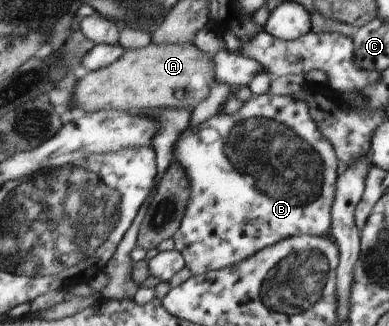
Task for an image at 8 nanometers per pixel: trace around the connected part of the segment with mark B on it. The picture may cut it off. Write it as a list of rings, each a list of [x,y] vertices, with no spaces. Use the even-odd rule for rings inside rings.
[[[253,95],[235,113],[216,113],[194,129],[186,127],[176,141],[174,161],[184,167],[190,181],[190,199],[179,231],[173,236],[175,250],[184,257],[192,274],[224,269],[258,253],[260,249],[296,235],[327,236],[331,232],[331,208],[340,173],[332,143],[318,131],[306,101],[292,95]]]

